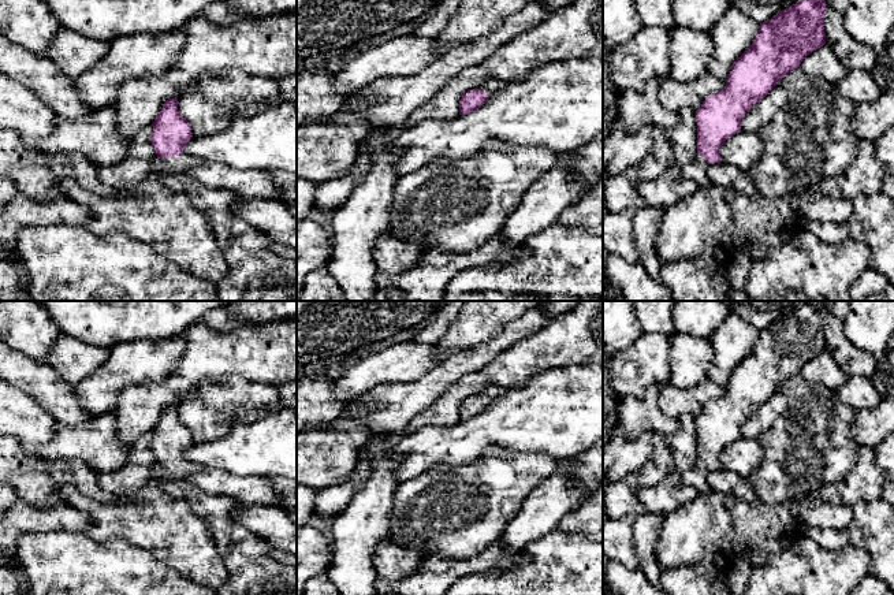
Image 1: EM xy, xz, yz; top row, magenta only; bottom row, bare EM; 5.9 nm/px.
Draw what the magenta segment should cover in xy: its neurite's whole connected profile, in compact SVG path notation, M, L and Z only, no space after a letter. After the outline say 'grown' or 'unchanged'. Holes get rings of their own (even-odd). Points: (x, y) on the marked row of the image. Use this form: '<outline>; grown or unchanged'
M178 98L165 100L152 126L150 142L157 155L152 171L156 179L172 190L185 193L193 205L204 212L227 263L227 275L215 283L217 301L297 301L297 263L276 254L271 237L231 212L231 205L239 196L206 187L190 175L190 171L204 161L183 152L193 135L190 123L178 111Z; grown

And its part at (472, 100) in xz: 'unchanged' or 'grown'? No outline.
grown

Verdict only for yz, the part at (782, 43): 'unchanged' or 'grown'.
grown

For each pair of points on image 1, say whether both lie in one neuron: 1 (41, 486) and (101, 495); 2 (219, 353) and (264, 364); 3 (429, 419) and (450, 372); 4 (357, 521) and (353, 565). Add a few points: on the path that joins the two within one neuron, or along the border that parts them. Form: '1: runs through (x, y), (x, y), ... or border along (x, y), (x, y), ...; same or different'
1: runs through (56, 478), (81, 478), (86, 483); same
2: runs through (230, 353), (253, 353); same
3: border along (462, 376), (413, 417); different
4: runs through (356, 532), (353, 554); same

